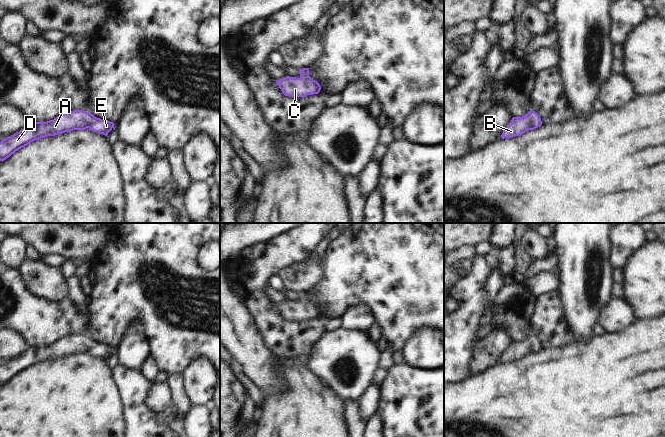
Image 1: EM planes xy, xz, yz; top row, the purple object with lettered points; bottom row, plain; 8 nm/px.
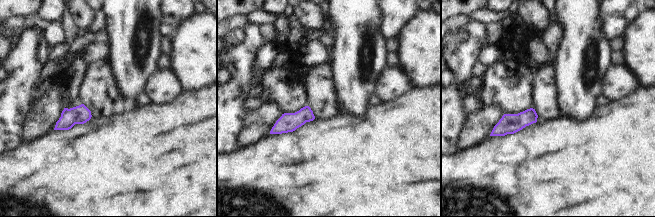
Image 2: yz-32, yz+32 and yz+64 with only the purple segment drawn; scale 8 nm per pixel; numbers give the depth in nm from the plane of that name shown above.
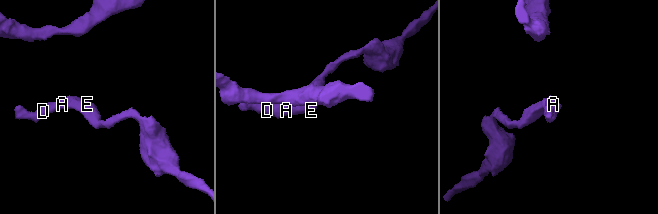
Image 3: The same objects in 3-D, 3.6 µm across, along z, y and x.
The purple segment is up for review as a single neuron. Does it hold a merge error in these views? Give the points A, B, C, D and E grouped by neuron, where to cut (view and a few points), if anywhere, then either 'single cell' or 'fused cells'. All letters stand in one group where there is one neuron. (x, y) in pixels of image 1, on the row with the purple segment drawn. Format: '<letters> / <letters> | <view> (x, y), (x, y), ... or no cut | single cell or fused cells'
A B C D E | no cut | single cell

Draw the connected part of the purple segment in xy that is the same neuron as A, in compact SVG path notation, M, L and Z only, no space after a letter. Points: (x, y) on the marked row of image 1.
M84 110L68 111L47 122L30 122L19 132L0 142L0 161L3 162L19 149L47 136L87 128L107 136L114 125L113 122L97 118Z

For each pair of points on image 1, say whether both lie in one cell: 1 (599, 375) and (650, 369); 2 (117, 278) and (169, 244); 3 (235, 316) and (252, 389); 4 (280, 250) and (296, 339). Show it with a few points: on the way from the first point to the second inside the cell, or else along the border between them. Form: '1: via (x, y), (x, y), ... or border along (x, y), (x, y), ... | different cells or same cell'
1: via (612, 375), (637, 375) | same cell
2: via (130, 270), (156, 249) | same cell
3: border along (238, 365), (265, 394) | different cells
4: via (263, 272), (259, 278), (259, 303), (274, 318) | same cell

